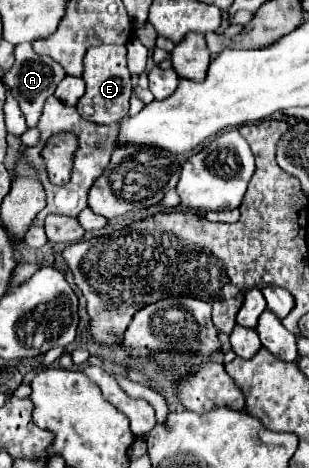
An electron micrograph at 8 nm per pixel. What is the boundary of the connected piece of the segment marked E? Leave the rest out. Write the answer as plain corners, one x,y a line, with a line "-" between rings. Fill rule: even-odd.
100,45
86,51
84,57
84,73
82,79
86,81
86,93
78,101
76,109
78,113
92,121
92,123
118,123
128,115
128,101
132,97
132,85
130,85
130,73
126,69
126,47
124,45
-
84,105
90,105
92,111
82,111

